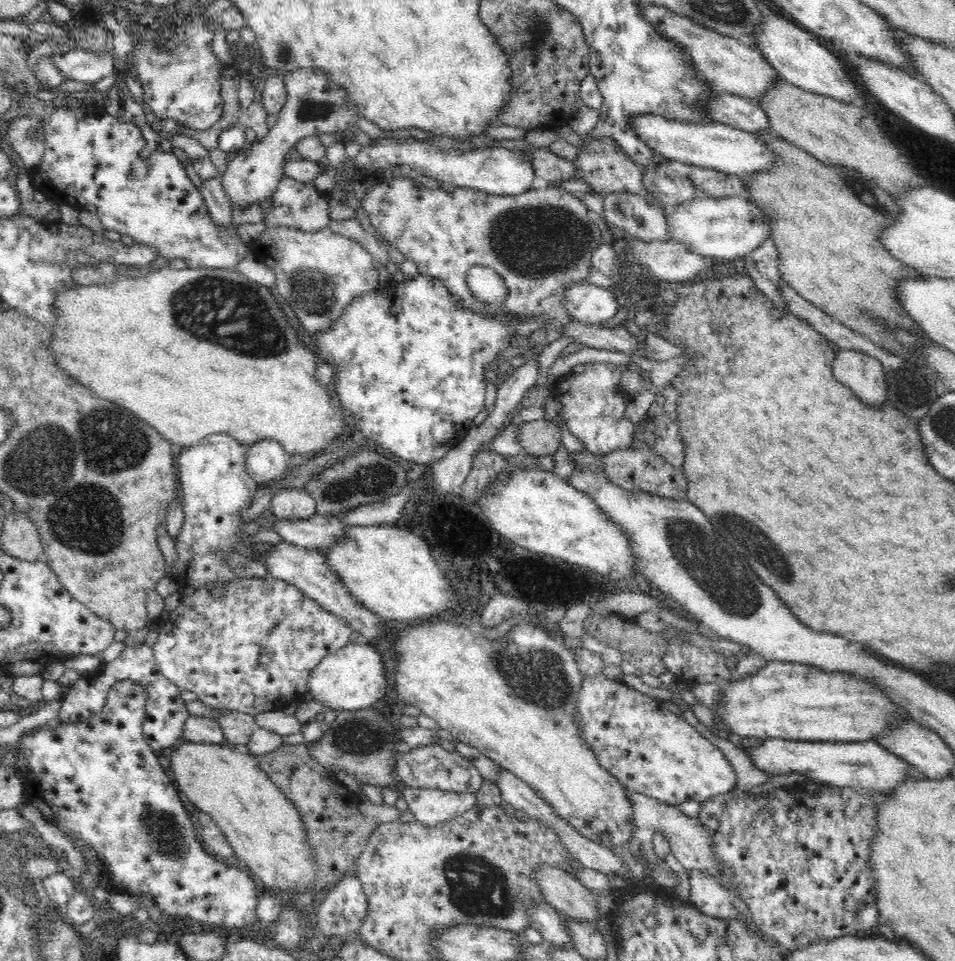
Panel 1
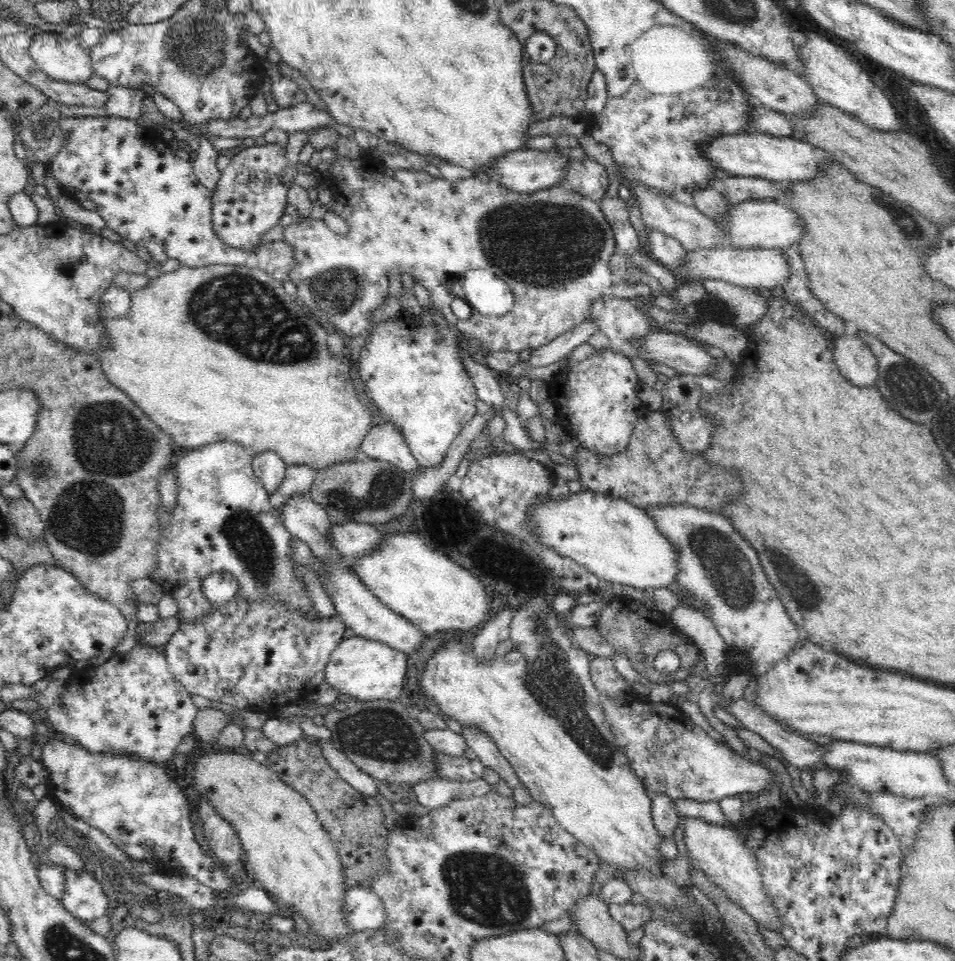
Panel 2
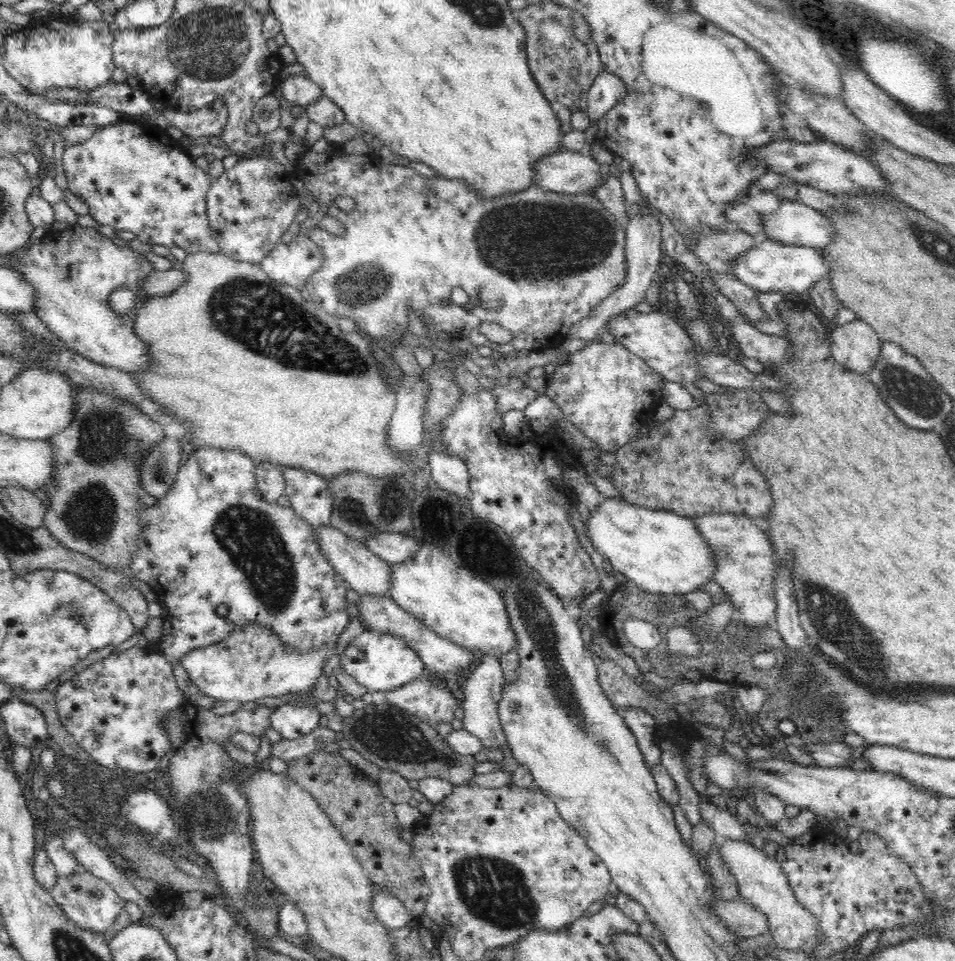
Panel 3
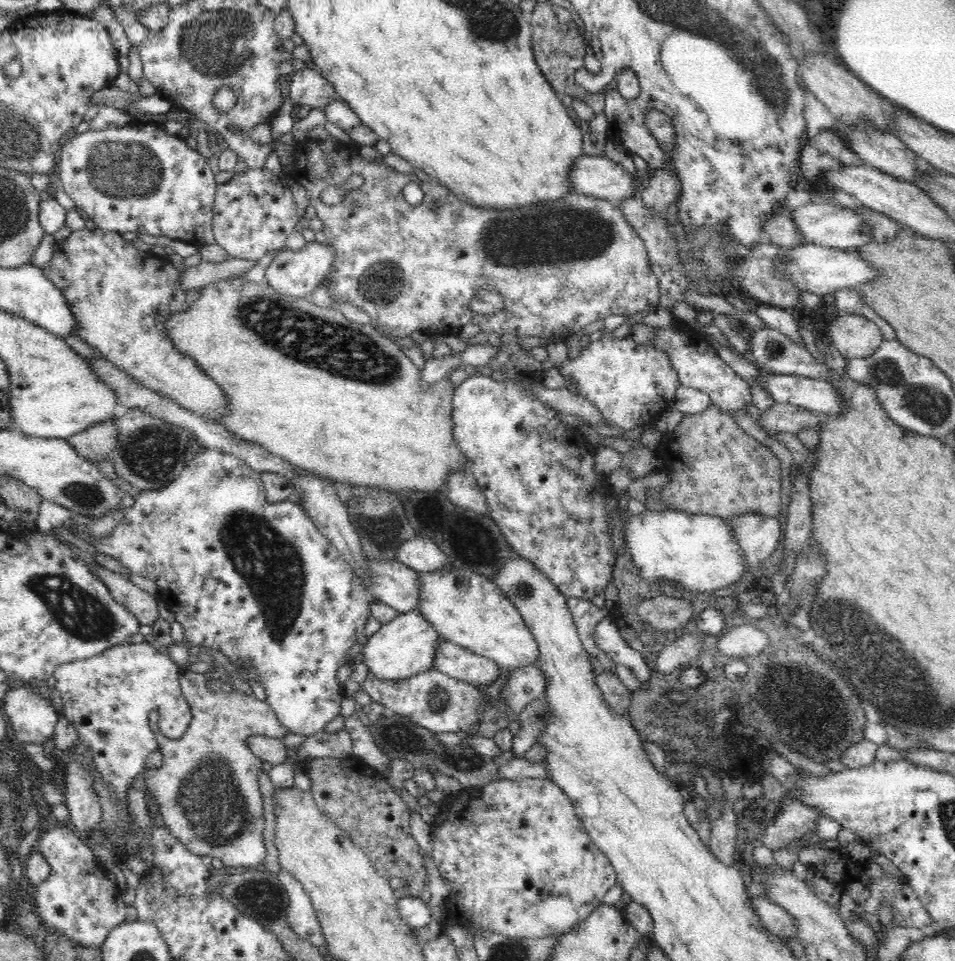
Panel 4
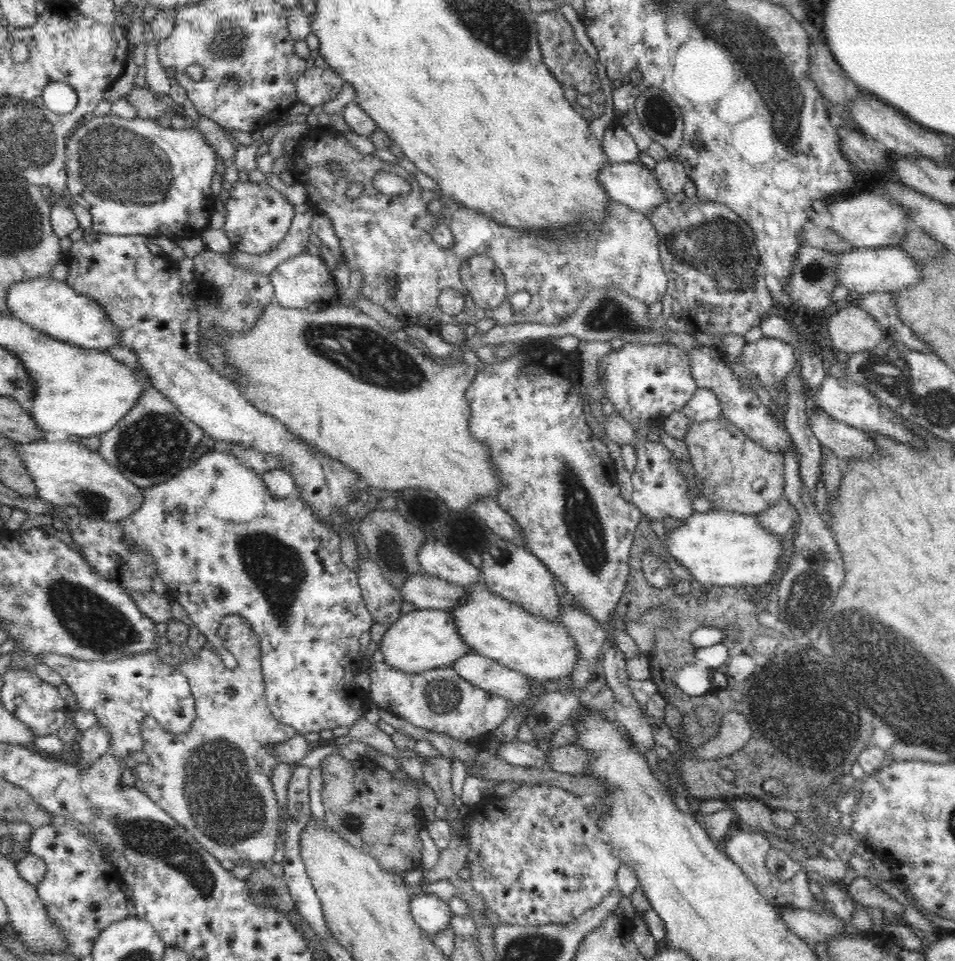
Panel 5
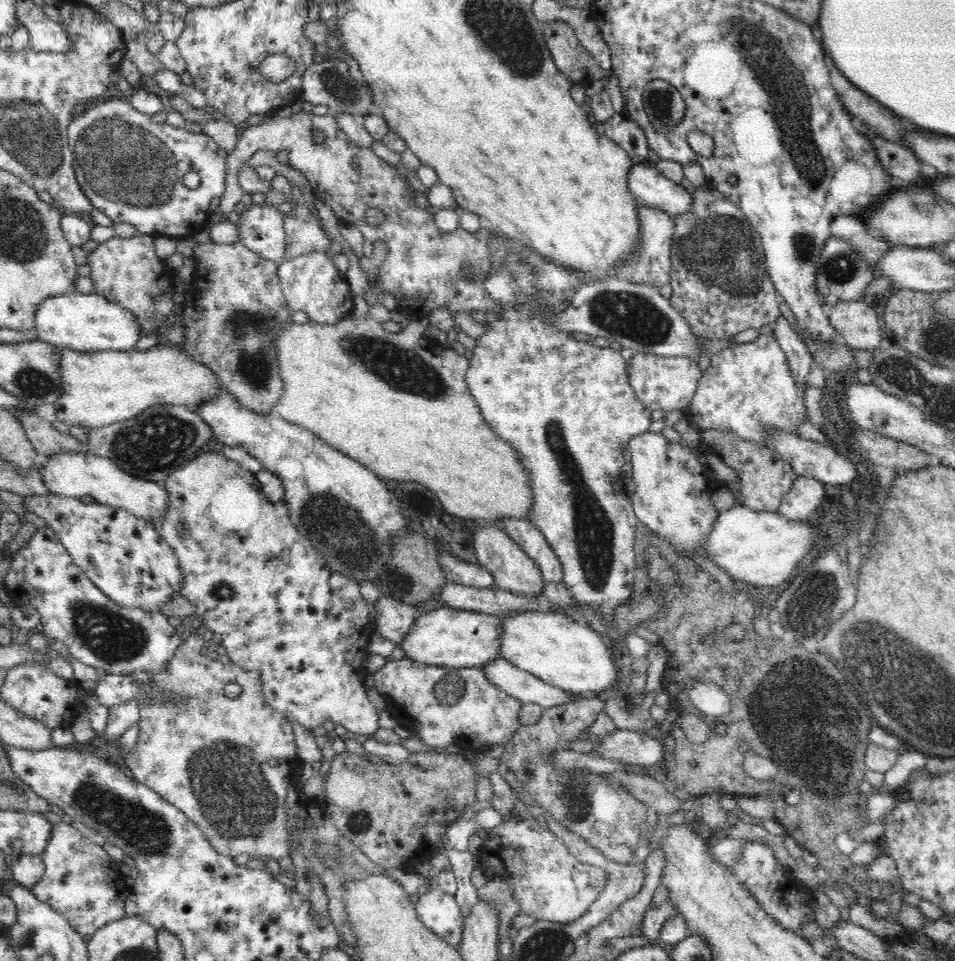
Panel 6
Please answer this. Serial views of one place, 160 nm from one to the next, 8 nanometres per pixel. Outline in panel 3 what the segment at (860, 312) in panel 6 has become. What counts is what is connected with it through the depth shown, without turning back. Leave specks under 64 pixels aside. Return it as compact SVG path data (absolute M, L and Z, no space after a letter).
M864 321L838 324L830 336L831 354L840 365L856 374L868 374L880 358L881 340Z

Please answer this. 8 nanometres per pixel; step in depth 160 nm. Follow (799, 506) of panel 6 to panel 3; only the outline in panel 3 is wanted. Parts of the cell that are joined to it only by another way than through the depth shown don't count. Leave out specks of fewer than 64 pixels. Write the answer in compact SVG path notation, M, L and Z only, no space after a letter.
M718 513L698 515L691 518L698 527L700 537L714 551L716 571L711 576L712 582L728 594L728 602L737 610L735 622L745 624L749 628L775 627L770 622L776 619L776 587L774 580L778 571L776 552L770 543L768 533L752 524L747 515Z

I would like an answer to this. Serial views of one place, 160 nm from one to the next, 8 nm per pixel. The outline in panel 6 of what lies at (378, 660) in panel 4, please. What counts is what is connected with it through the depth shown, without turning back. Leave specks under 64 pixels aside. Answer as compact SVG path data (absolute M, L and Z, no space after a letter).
M438 608L418 616L399 646L405 656L414 662L440 667L481 669L488 661L500 657L501 620L487 613Z

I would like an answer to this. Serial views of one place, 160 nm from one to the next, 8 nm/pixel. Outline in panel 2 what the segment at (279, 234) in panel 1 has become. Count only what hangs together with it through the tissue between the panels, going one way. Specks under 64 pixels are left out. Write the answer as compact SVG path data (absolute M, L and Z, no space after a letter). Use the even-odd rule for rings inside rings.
M362 155L356 159L339 158L321 174L318 180L320 186L329 188L332 191L332 200L329 209L346 220L349 231L346 235L340 235L328 229L326 223L317 219L301 219L296 218L292 224L283 228L284 237L282 242L289 244L293 248L293 258L295 265L290 269L289 280L297 287L297 296L299 302L306 306L309 312L326 326L335 327L337 332L345 333L350 337L364 335L372 325L372 312L382 304L388 295L388 273L408 272L414 280L421 282L421 285L429 292L431 303L435 308L444 315L444 319L448 321L448 325L460 330L464 334L467 341L472 338L480 340L484 350L491 352L503 353L512 351L515 353L522 352L524 348L537 349L546 344L550 344L554 339L563 336L568 330L572 330L582 324L589 318L589 310L593 300L599 299L603 294L610 294L610 286L616 280L613 279L608 266L610 256L618 252L614 233L606 221L604 214L600 210L599 201L590 200L578 192L573 191L568 184L559 184L554 188L546 188L542 191L532 193L516 193L512 192L500 185L496 180L483 180L478 176L472 176L467 179L457 179L449 181L444 178L431 176L426 171L412 171L408 169L394 169L387 167L381 158L374 156ZM472 269L490 269L496 273L496 276L506 281L511 286L514 295L514 304L512 312L502 316L484 316L478 311L474 311L468 319L458 319L450 304L455 298L465 298L465 292L462 286L463 276L467 270Z

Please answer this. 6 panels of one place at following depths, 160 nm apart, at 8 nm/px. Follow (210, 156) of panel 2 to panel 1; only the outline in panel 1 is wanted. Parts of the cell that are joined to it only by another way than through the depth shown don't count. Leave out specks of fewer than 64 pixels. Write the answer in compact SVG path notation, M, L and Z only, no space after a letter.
M219 178L202 180L202 197L213 223L218 228L230 228L232 224L232 205Z

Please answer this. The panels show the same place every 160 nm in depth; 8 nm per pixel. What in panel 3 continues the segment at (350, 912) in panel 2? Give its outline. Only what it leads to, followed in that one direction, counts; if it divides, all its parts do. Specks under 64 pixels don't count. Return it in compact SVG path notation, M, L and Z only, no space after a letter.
M378 892L371 900L371 911L374 916L386 927L399 929L411 924L412 916L401 900L386 892Z

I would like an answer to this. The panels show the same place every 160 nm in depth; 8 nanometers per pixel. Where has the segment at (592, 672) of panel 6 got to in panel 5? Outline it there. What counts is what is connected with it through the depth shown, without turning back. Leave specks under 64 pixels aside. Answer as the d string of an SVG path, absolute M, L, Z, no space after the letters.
M484 581L463 587L466 590L466 600L446 612L450 612L450 615L452 615L457 631L472 652L486 655L488 658L500 662L503 666L540 682L554 679L571 679L578 660L577 644L575 644L575 640L571 638L560 619L548 622L543 618L539 618L539 616L532 616L532 613L526 612L526 610L516 606L515 603L493 594Z

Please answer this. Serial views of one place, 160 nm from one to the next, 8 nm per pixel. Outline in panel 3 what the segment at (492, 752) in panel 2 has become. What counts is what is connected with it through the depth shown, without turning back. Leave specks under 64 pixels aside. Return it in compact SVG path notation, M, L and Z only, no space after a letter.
M484 653L478 655L476 666L468 679L462 681L464 700L462 702L463 717L461 718L463 729L480 739L483 751L492 748L504 748L507 740L500 724L498 703L502 698L503 685L505 684L504 672L496 655Z

